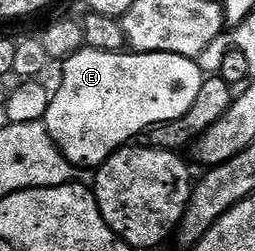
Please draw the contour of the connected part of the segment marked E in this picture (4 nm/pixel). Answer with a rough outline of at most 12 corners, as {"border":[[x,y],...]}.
{"border":[[84,46],[44,121],[97,170],[191,108],[197,59]]}

